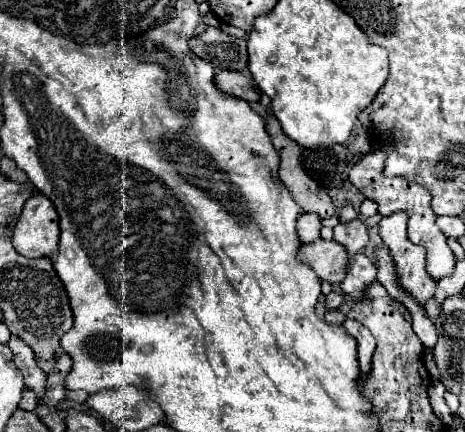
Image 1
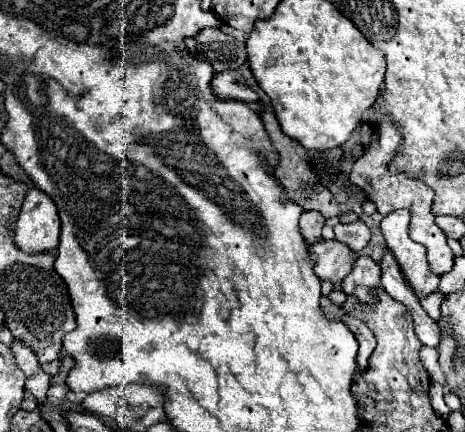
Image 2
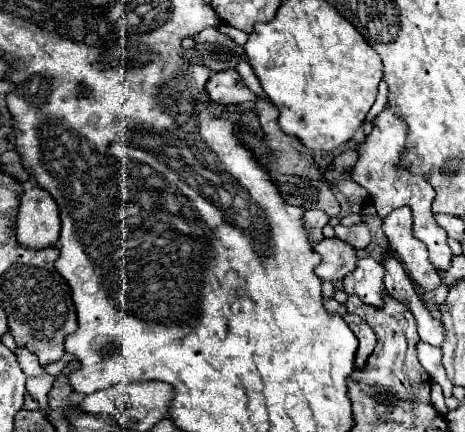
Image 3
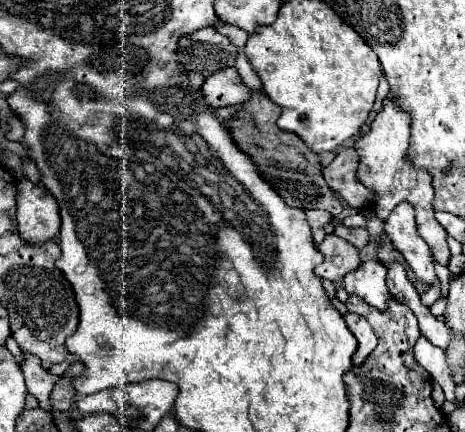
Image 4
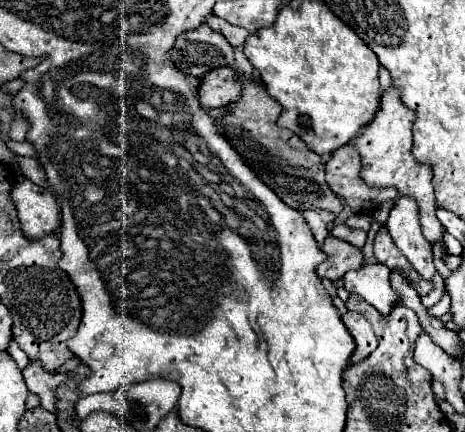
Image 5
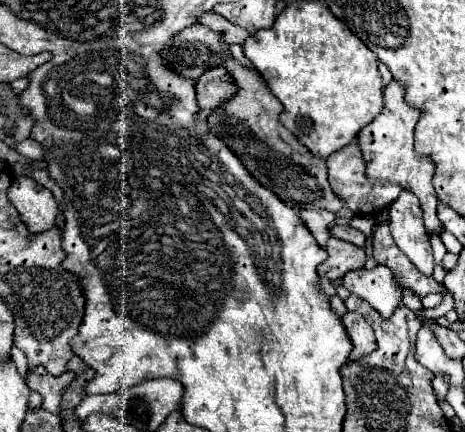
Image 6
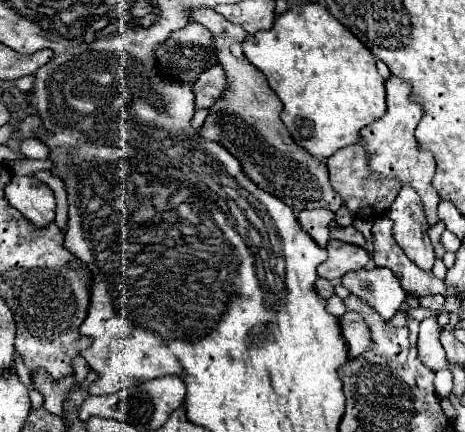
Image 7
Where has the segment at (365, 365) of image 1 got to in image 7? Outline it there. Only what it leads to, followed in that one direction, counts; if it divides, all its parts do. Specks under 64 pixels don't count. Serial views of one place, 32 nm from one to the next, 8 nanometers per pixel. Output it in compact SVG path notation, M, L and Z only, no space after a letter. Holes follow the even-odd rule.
M346 312L340 318L340 324L342 324L344 338L348 340L348 346L350 346L350 358L358 358L360 354L372 348L370 328L358 312Z

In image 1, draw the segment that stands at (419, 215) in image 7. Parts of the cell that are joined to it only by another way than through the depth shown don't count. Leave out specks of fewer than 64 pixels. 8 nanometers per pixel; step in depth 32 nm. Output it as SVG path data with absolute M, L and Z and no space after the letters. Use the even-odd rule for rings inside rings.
M392 214L382 218L380 236L384 244L390 248L390 256L394 260L398 284L406 290L414 302L424 308L426 302L434 296L436 282L428 280L428 272L424 272L424 248L412 244L406 236L408 216Z

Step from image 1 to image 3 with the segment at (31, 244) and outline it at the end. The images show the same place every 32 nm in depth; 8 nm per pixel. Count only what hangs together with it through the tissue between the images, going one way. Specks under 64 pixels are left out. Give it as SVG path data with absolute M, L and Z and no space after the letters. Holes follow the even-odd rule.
M24 182L24 196L16 220L16 240L28 250L56 246L60 234L58 206L52 196L32 182Z

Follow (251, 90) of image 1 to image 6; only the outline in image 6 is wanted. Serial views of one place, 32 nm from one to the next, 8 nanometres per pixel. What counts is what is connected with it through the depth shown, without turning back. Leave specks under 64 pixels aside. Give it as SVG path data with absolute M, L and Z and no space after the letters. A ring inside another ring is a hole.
M222 66L204 72L196 84L196 98L202 110L212 110L236 94L236 84L230 72Z

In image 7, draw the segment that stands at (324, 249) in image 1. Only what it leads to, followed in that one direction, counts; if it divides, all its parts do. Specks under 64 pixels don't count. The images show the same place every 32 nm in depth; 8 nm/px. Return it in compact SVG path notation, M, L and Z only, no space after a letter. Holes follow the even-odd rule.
M328 240L328 260L318 266L318 276L326 280L340 280L350 270L360 270L370 260L366 250L342 240Z

